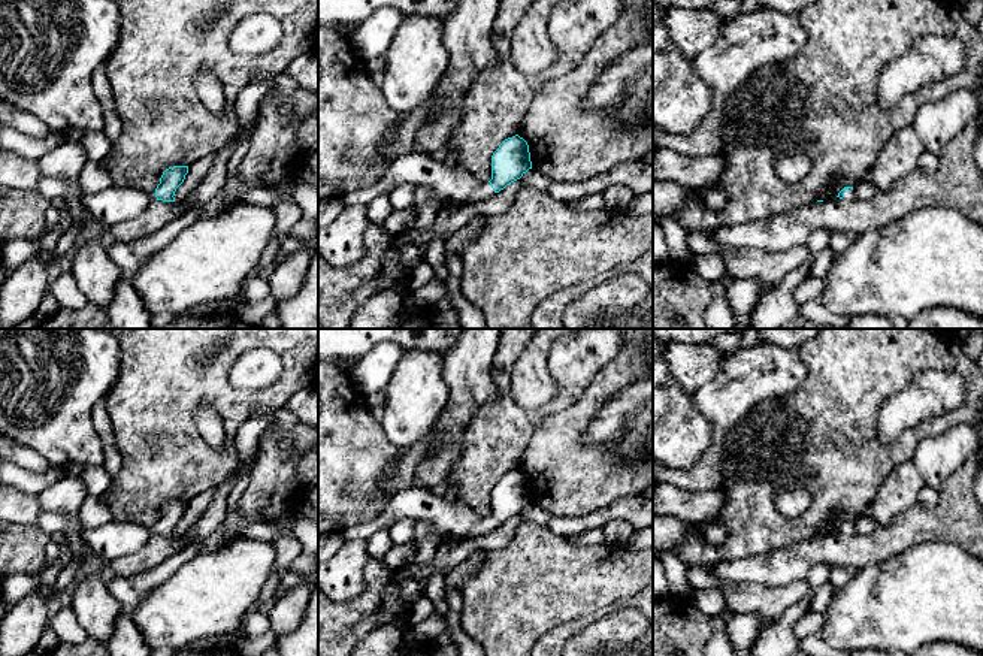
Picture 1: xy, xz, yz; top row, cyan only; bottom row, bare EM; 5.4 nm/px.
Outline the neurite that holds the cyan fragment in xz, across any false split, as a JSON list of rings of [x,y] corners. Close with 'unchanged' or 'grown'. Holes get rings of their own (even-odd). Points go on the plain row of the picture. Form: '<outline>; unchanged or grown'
[[[518,469],[505,474],[492,490],[492,514],[481,517],[475,510],[454,499],[433,495],[429,489],[409,487],[391,496],[378,519],[347,526],[339,530],[344,542],[368,539],[381,529],[409,519],[429,522],[445,541],[448,538],[477,538],[499,527],[532,504],[527,477]]]; grown

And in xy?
[[[173,501],[163,507],[160,519],[152,527],[145,527],[131,522],[112,520],[99,527],[85,527],[76,516],[43,511],[31,525],[45,532],[66,533],[75,529],[90,554],[114,560],[140,550],[151,536],[175,536],[175,526],[184,517],[188,501]]]; grown

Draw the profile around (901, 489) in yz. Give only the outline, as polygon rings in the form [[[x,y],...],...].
[[[911,460],[896,465],[883,481],[869,514],[877,526],[889,525],[902,511],[917,504],[926,486]]]

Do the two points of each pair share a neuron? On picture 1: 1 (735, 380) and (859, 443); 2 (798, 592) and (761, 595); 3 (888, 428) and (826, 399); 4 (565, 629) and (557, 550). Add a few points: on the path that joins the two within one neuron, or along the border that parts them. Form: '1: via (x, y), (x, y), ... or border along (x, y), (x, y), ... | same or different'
1: border along (802, 381), (791, 393), (764, 399), (743, 419) | different
2: via (789, 595), (770, 595) | same
3: border along (897, 393), (879, 413), (879, 438), (883, 443) | different
4: border along (598, 610), (559, 623), (537, 640) | different

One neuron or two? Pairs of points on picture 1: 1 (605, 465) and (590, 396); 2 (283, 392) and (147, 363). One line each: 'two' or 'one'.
1: one
2: one

